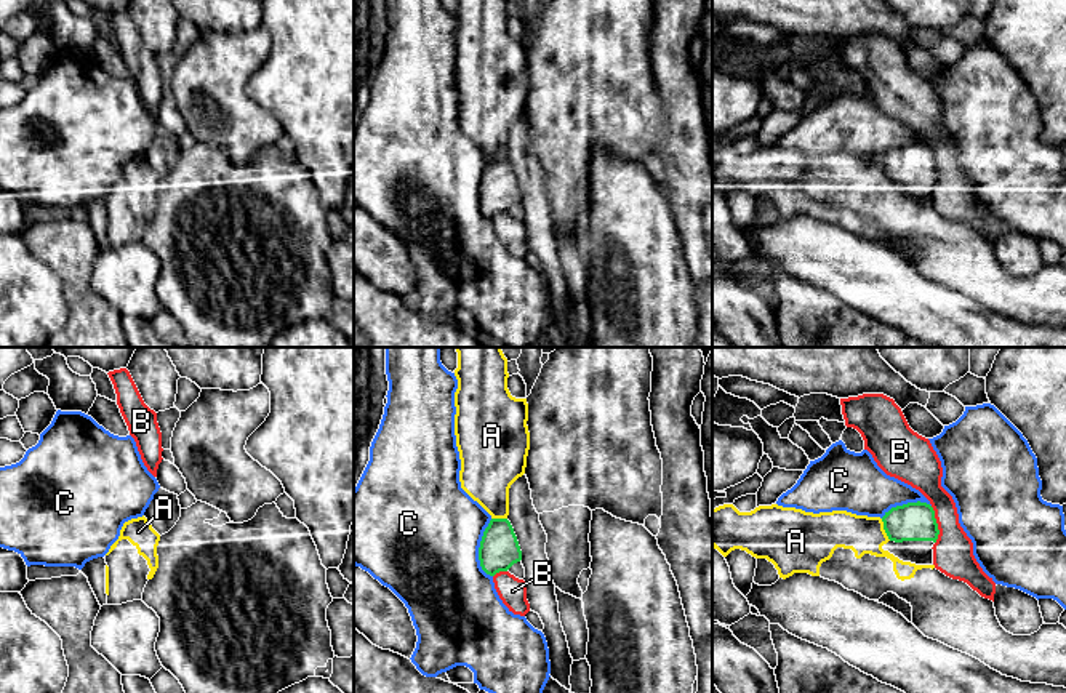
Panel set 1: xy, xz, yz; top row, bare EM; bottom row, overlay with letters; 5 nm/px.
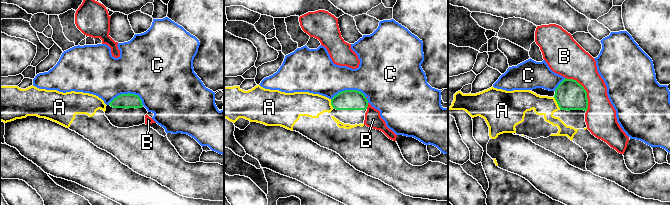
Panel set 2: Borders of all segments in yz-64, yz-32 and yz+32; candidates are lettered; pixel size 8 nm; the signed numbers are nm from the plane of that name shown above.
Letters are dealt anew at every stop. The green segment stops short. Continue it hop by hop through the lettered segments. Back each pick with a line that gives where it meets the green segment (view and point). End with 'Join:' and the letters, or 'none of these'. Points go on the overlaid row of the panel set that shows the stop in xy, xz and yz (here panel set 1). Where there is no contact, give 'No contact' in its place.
Join: none of these

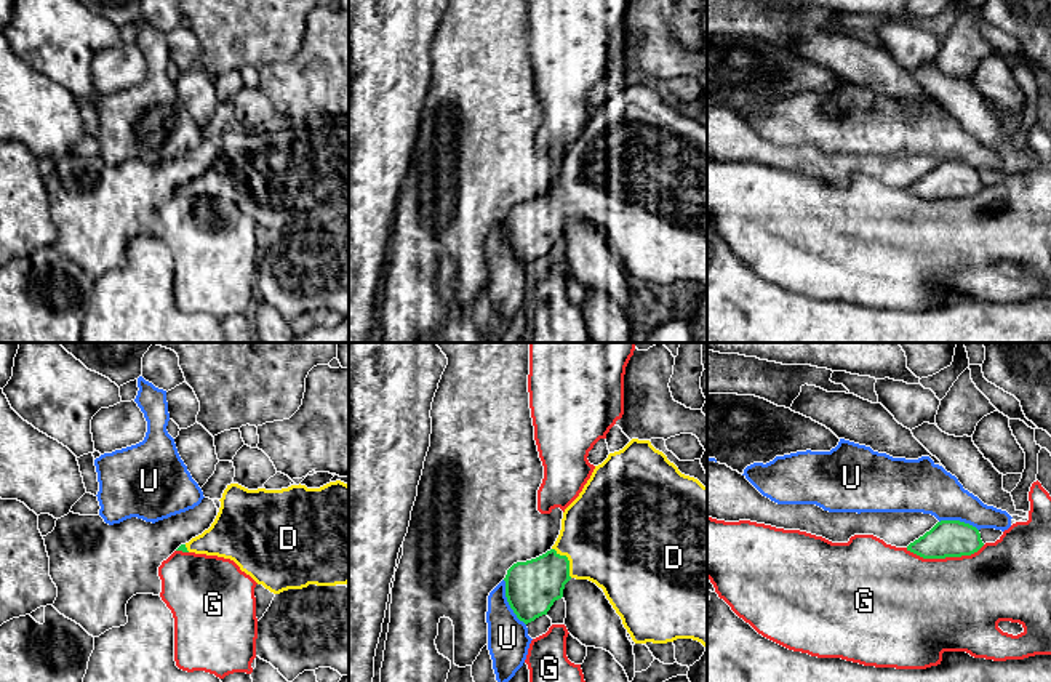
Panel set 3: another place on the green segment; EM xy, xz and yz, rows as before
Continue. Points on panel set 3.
D: Touches green at xz (568, 561)
Join: D

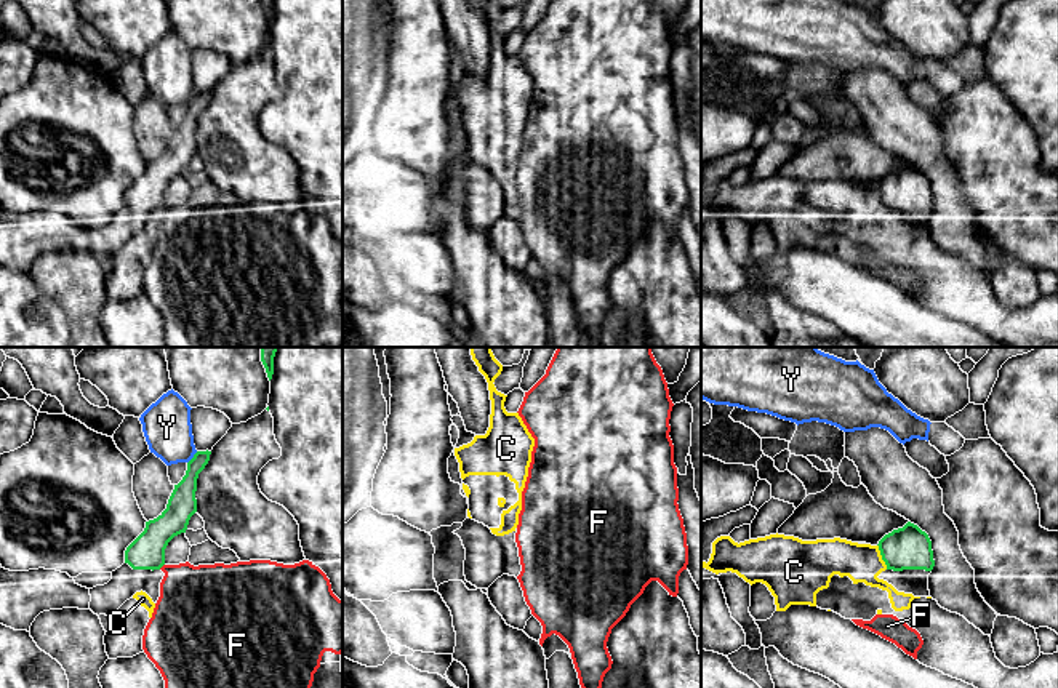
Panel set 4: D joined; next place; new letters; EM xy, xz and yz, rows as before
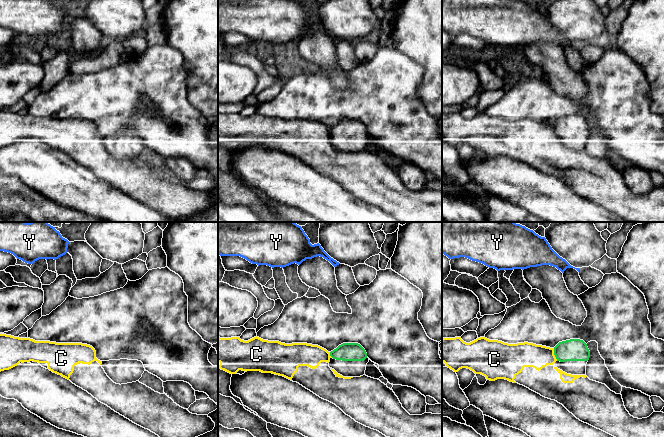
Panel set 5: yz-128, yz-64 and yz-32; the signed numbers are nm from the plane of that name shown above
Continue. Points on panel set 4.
Join: none of these

